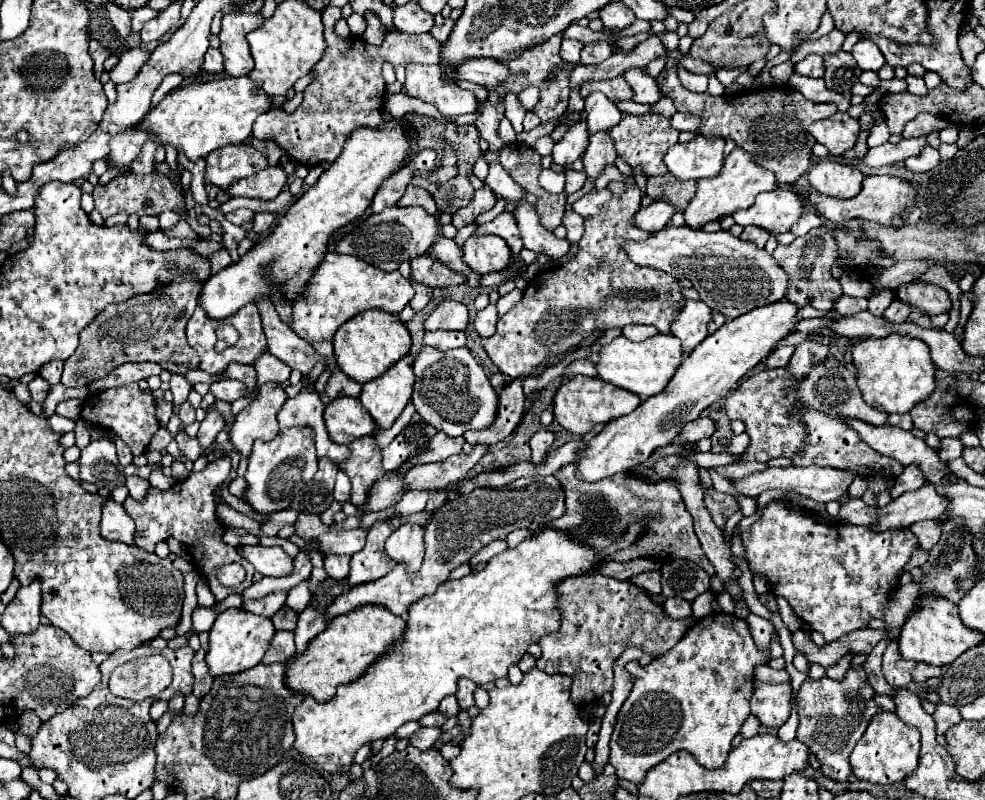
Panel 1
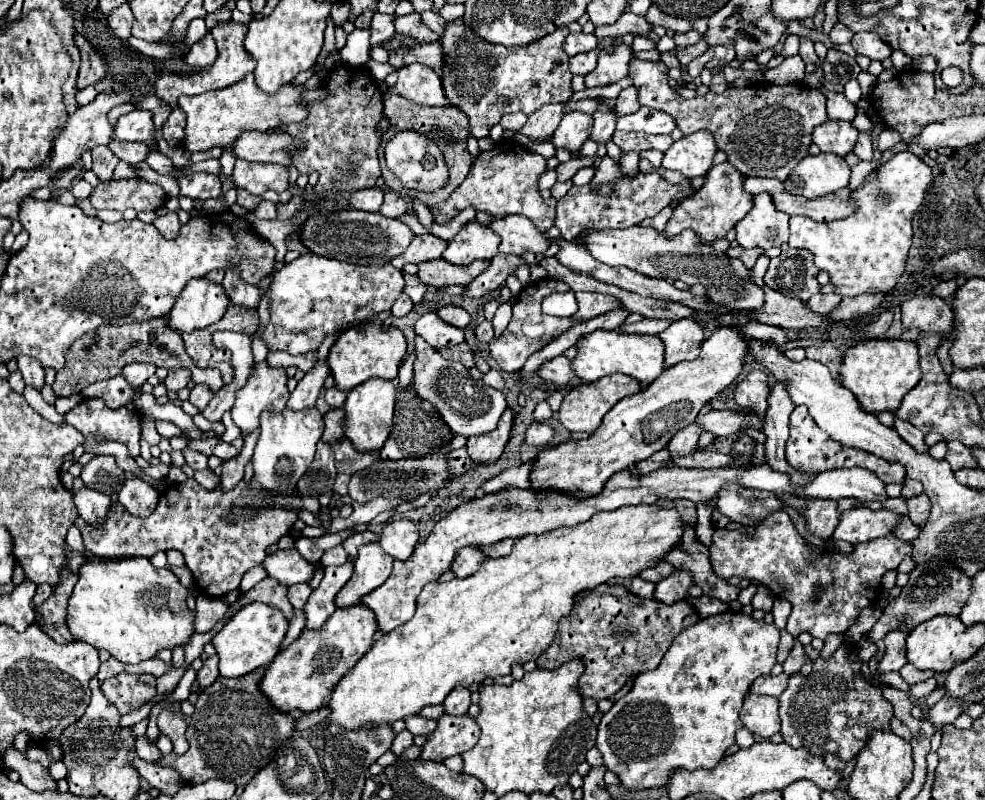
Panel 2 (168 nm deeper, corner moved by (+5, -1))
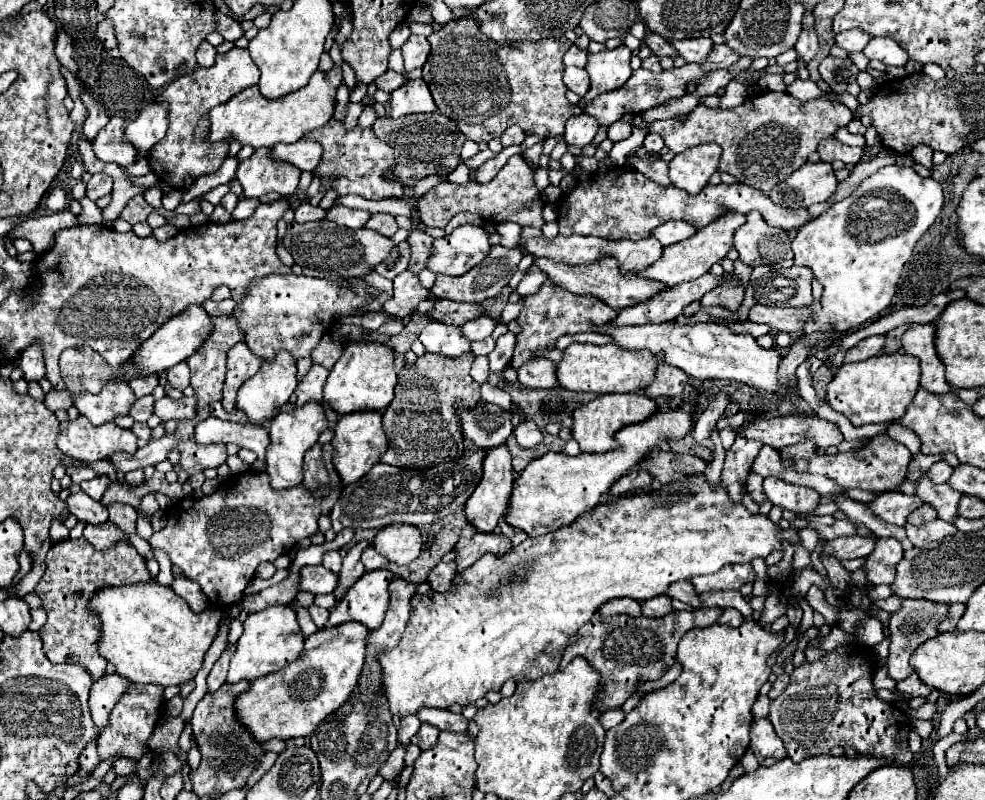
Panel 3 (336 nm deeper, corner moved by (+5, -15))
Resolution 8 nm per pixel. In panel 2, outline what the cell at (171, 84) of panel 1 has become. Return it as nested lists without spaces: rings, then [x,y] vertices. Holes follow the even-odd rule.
[[[206,34],[200,42],[194,42],[190,52],[186,54],[186,62],[190,66],[196,66],[196,68],[208,68],[214,64],[218,56],[218,50],[216,50],[216,44],[212,40],[210,34]]]

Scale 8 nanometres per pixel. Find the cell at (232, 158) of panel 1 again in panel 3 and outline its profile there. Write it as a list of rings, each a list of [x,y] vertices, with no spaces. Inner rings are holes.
[[[298,140],[294,144],[276,144],[270,150],[270,158],[274,162],[286,162],[296,166],[298,170],[308,170],[312,172],[312,168],[318,166],[318,160],[322,156],[322,148],[318,148],[318,142],[312,140]]]

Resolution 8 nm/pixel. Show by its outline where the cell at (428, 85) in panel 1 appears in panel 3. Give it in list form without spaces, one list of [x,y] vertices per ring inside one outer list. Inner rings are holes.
[[[418,78],[410,80],[398,90],[392,92],[390,98],[390,116],[406,116],[406,114],[420,114],[420,112],[434,112],[436,104],[430,94],[428,84]]]

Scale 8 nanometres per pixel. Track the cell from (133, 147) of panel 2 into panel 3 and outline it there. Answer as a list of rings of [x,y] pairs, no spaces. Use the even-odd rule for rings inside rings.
[[[112,116],[110,122],[98,132],[98,136],[94,138],[94,144],[92,144],[98,160],[116,162],[122,168],[126,168],[138,160],[136,158],[138,154],[134,152],[134,148],[130,148],[130,144],[126,144],[122,140],[124,122],[126,122],[126,118]]]

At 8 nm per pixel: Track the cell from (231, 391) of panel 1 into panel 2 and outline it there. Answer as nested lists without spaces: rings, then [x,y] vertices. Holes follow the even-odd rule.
[[[196,384],[196,386],[190,390],[190,398],[188,398],[188,402],[194,404],[194,406],[202,412],[202,410],[206,408],[206,404],[210,402],[210,398],[212,398],[210,388],[208,388],[206,384]]]

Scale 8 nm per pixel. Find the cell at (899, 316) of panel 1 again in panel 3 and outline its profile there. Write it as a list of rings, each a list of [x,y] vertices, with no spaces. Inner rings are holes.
[[[868,336],[862,342],[858,342],[852,350],[848,350],[844,362],[860,362],[872,356],[878,356],[880,350],[884,348],[884,336]]]

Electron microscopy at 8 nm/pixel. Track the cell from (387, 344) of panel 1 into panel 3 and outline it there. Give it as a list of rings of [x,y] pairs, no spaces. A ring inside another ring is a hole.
[[[350,342],[344,346],[340,360],[330,370],[324,388],[324,402],[340,416],[356,410],[384,412],[384,408],[394,398],[394,386],[396,386],[394,350],[380,342]]]

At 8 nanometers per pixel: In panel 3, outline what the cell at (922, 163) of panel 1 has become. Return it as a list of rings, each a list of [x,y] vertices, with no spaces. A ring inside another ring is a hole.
[[[884,166],[868,180],[864,180],[846,200],[836,202],[828,212],[820,214],[810,224],[802,226],[792,240],[794,264],[808,266],[814,278],[824,286],[822,310],[804,326],[804,332],[818,332],[826,328],[836,328],[840,332],[852,332],[860,324],[868,322],[882,310],[886,310],[896,296],[898,280],[904,264],[910,260],[916,242],[934,224],[944,204],[942,186],[932,178],[922,178],[914,168],[904,166]]]

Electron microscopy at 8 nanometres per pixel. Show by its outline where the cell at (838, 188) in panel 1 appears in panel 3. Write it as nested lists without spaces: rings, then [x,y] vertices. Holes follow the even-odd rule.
[[[808,162],[790,178],[782,180],[782,184],[776,184],[770,192],[770,200],[786,208],[808,208],[810,204],[826,202],[836,192],[838,184],[840,182],[830,164]]]

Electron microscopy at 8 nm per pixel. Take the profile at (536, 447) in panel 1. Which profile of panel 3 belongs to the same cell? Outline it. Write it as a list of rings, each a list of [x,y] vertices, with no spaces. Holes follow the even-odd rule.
[[[520,422],[514,430],[514,436],[522,448],[534,448],[542,442],[542,432],[536,428],[536,424]]]

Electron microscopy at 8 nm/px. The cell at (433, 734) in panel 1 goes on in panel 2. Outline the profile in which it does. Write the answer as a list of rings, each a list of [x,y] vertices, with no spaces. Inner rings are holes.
[[[402,730],[402,732],[394,738],[394,744],[392,744],[390,750],[392,750],[396,756],[400,756],[406,748],[412,746],[412,738],[414,738],[414,736],[412,736],[408,730]]]

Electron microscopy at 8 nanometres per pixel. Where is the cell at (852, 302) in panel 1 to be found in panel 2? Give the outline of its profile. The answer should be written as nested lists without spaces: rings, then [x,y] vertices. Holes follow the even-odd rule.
[[[832,292],[832,294],[816,294],[808,302],[804,302],[804,306],[816,310],[816,314],[828,314],[838,306],[838,302],[840,302],[838,294]]]

